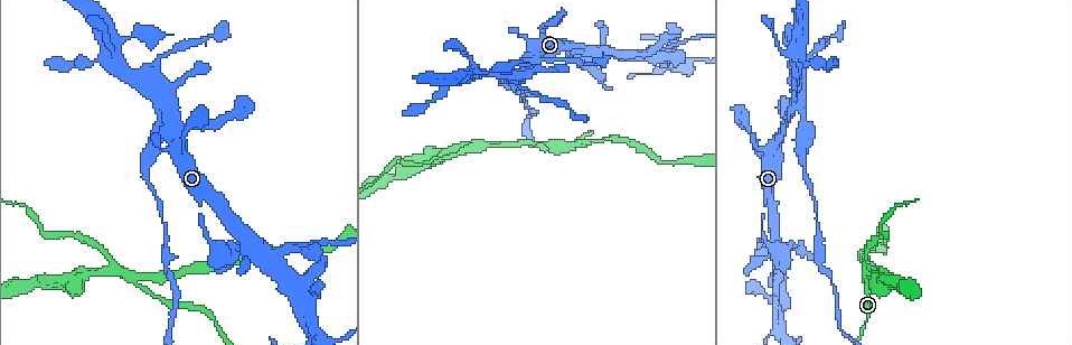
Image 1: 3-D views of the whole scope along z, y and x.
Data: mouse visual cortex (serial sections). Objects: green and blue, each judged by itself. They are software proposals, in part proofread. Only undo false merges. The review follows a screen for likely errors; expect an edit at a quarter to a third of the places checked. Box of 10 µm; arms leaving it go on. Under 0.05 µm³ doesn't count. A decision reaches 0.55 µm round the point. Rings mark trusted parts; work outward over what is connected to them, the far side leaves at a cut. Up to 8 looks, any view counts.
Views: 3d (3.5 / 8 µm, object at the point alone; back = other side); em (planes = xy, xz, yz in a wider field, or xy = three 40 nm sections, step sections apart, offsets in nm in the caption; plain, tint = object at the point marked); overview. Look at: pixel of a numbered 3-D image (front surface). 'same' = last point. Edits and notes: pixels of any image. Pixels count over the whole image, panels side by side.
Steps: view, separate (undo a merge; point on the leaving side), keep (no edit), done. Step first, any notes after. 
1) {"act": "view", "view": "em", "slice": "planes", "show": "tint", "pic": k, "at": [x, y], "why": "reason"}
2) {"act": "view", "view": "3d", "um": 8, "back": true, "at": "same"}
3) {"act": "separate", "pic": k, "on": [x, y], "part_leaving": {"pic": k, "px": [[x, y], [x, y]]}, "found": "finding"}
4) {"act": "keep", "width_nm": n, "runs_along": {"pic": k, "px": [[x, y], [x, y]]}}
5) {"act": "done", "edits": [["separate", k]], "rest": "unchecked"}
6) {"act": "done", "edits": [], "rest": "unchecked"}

{"act": "view", "view": "3d", "um": 3.5, "pic": 1, "at": [164, 102], "why": "three-way junction"}

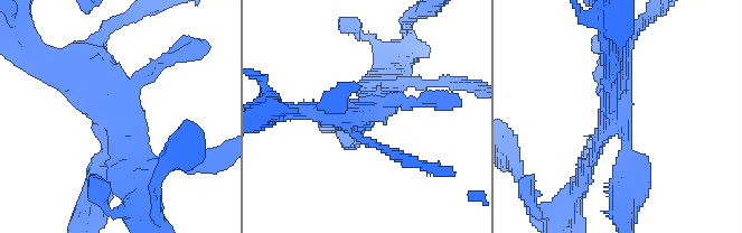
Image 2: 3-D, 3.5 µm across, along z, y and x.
{"act": "view", "view": "em", "slice": "xy", "step": 3, "show": "tint", "pic": 2, "at": [114, 113]}

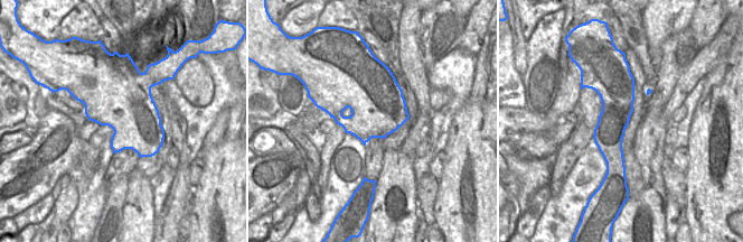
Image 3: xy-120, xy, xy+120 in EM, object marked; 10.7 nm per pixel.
{"act": "separate", "pic": 2, "on": [92, 169], "part_leaving": {"pic": 2, "px": [[622, 120], [628, 154], [625, 223]]}, "found": "a second cell is stuck on"}

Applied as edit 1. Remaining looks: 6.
{"act": "view", "view": "overview"}

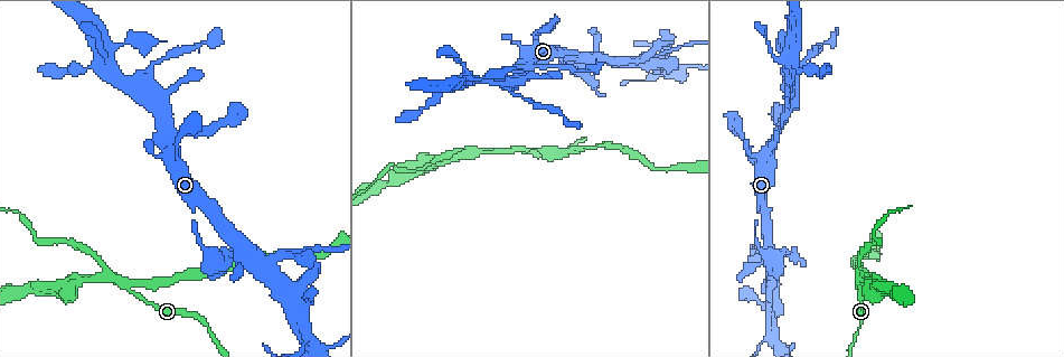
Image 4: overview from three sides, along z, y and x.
{"act": "view", "view": "3d", "um": 8, "pic": 4, "at": [645, 57], "why": "arms part here"}

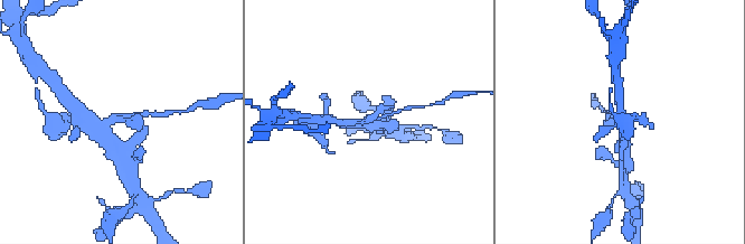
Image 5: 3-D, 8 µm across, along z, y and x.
{"act": "view", "view": "3d", "um": 3.5, "at": "same"}

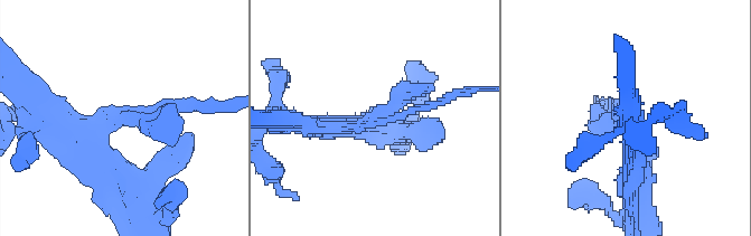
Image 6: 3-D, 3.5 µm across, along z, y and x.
{"act": "view", "view": "em", "slice": "xy", "step": 1, "show": "tint", "pic": 6, "at": [376, 117]}

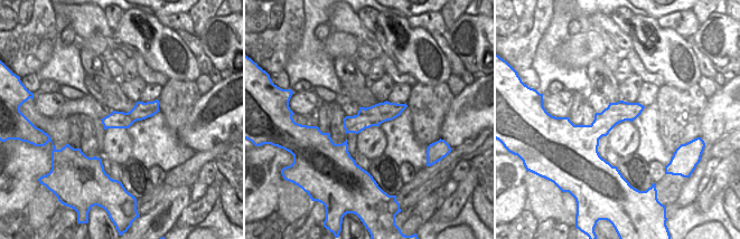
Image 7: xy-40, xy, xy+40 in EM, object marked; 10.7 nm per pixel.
{"act": "separate", "pic": 6, "on": [182, 107], "border": {"pic": 7, "px": [[633, 116], [599, 116], [591, 125]]}, "found": "two cells meet here"}

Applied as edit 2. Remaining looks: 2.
{"act": "done", "edits": [["separate", 2], ["separate", 6]], "rest": "unchecked"}

